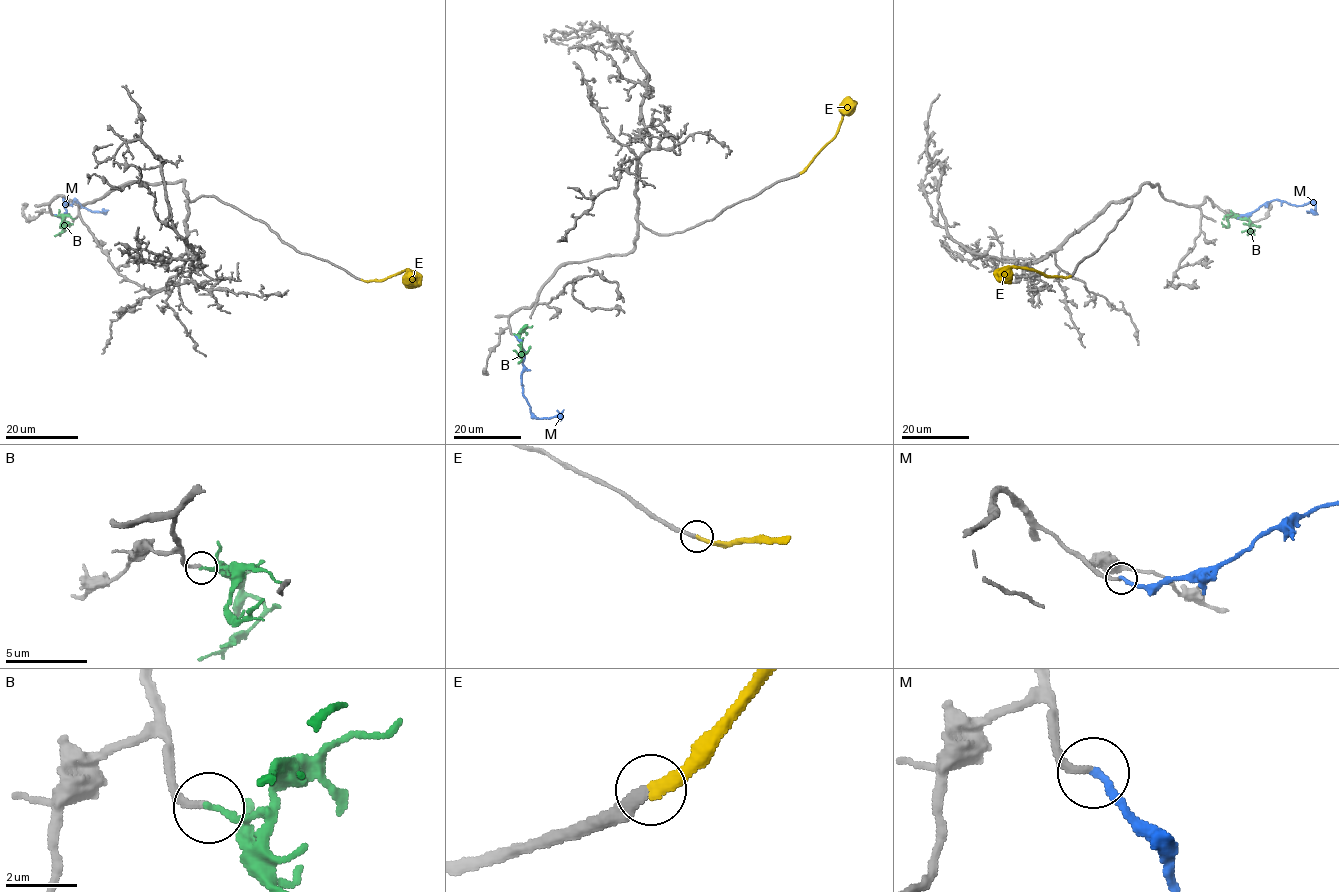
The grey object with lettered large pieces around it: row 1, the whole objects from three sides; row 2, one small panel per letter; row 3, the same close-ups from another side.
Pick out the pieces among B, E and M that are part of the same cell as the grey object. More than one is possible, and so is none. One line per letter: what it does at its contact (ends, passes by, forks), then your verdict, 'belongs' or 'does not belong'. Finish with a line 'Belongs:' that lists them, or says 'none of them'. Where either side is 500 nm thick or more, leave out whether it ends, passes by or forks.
B: it ends; does not belong
E: it ends; belongs
M: it ends; belongs
Belongs: E, M

